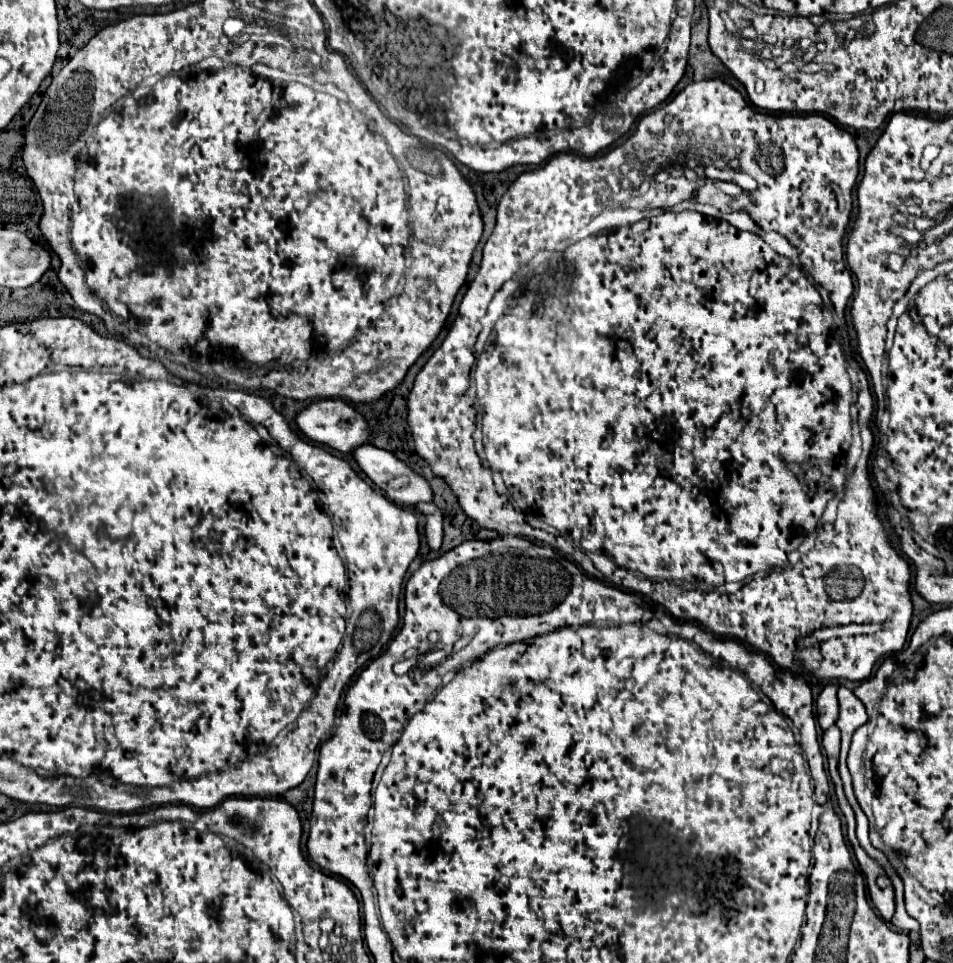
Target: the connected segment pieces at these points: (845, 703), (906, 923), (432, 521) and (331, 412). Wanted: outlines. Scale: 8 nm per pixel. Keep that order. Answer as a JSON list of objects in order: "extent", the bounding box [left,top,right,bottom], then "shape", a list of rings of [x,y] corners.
[{"extent":[836,688,868,776],"shape":[[[838,688],[838,702],[840,702],[840,718],[836,720],[836,726],[842,732],[842,752],[840,752],[840,772],[846,776],[846,754],[850,748],[852,734],[868,722],[864,704],[848,690],[848,688]]]},{"extent":[892,882,918,932],"shape":[[[894,882],[894,892],[896,892],[896,912],[892,916],[892,924],[904,932],[918,932],[918,922],[908,916],[904,910],[904,898],[902,898],[902,884]]]},{"extent":[416,502,442,550],"shape":[[[420,502],[416,506],[418,512],[424,514],[426,518],[426,540],[428,540],[428,546],[432,550],[438,550],[440,544],[442,544],[442,512],[434,506],[434,504],[426,504],[426,502]]]},{"extent":[294,400,370,454],"shape":[[[344,400],[312,402],[304,410],[300,410],[294,420],[296,420],[296,426],[304,432],[304,436],[308,436],[312,442],[326,444],[326,446],[330,446],[338,452],[344,452],[344,454],[352,452],[352,448],[356,448],[360,444],[366,444],[370,438],[370,430],[368,430],[366,420],[358,412],[354,412],[354,408]]]}]

